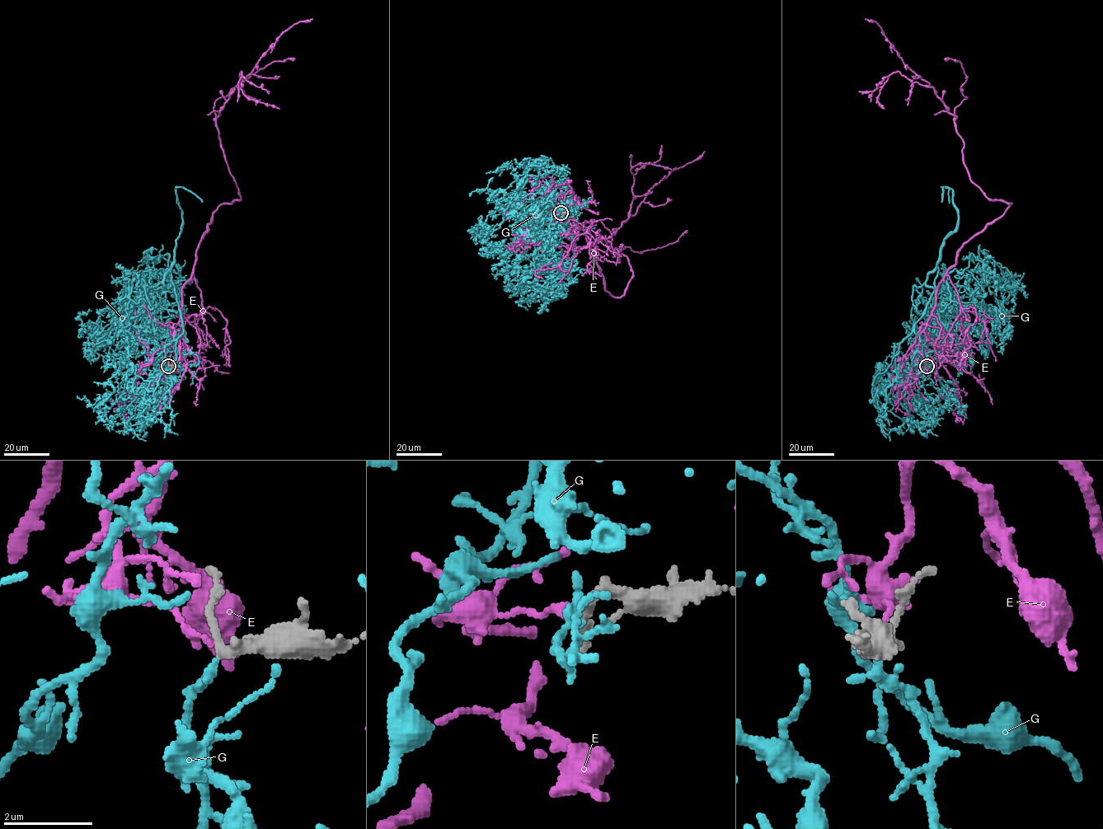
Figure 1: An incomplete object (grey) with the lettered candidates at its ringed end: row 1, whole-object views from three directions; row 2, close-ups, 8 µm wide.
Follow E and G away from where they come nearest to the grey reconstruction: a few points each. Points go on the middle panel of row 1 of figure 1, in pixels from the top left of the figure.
E: (560, 213), (565, 203), (605, 288), (620, 297), (631, 269), (608, 241), (651, 188), (705, 152)
G: (561, 213), (578, 201), (563, 224), (538, 198), (481, 237), (479, 219)

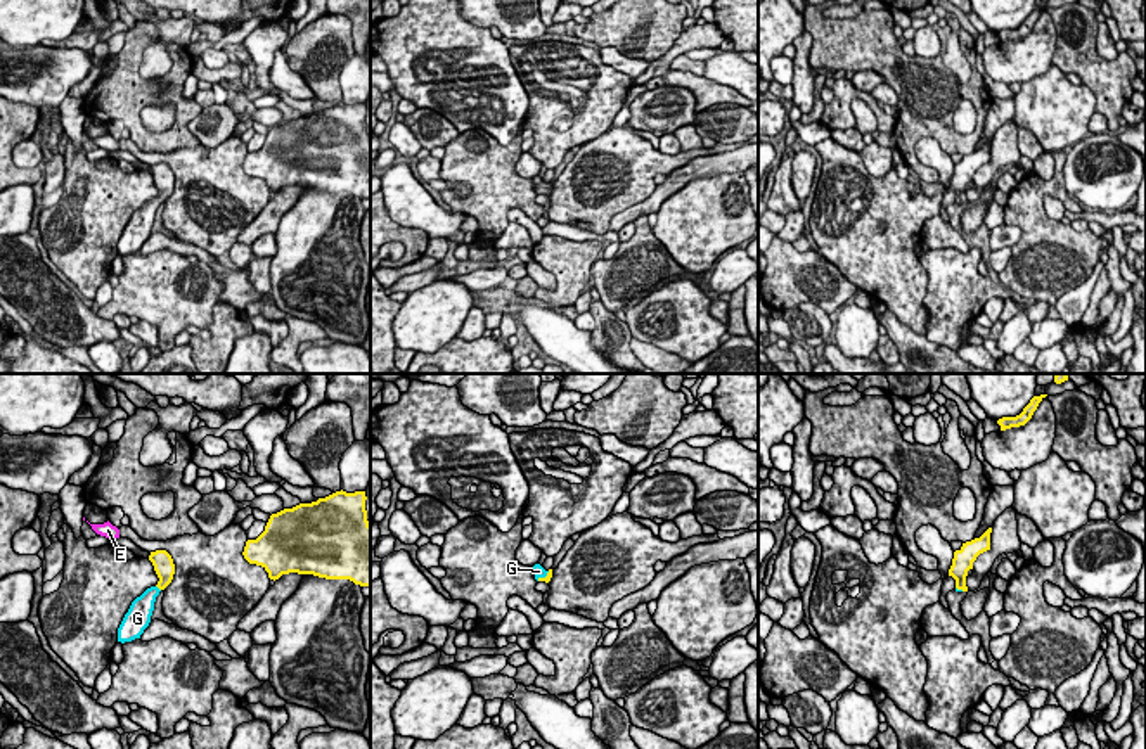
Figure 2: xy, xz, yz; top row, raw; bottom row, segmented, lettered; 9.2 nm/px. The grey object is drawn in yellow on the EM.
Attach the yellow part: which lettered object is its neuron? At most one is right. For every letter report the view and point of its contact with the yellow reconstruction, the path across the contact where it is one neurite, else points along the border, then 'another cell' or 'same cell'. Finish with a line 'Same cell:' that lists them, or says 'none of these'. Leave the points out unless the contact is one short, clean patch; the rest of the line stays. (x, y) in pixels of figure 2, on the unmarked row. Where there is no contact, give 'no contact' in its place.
E: no contact | another cell
G: xy (158, 199) | across xy (163, 177), (158, 199), (142, 218) | same cell
Same cell: G

